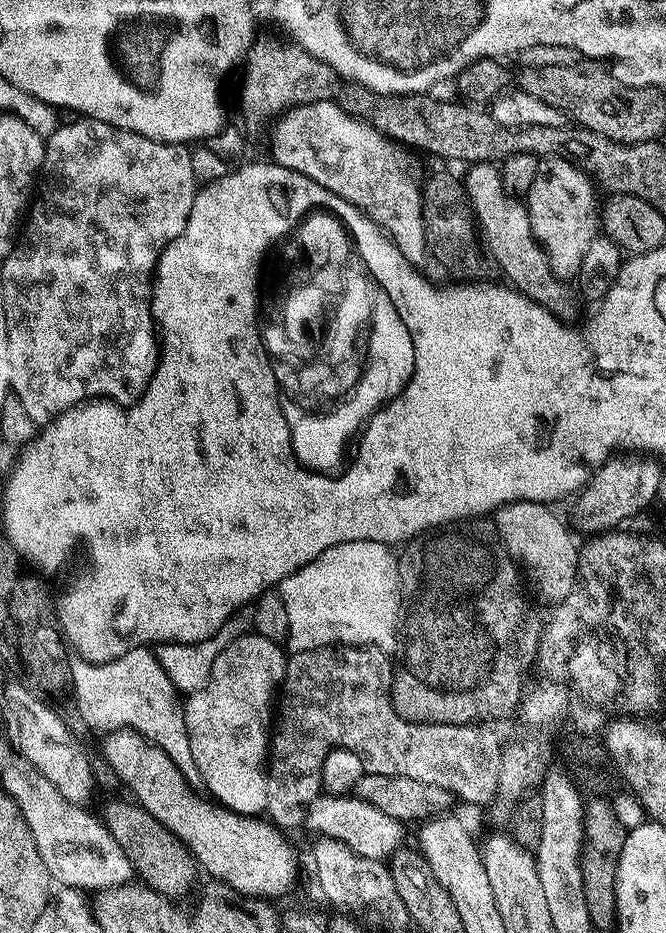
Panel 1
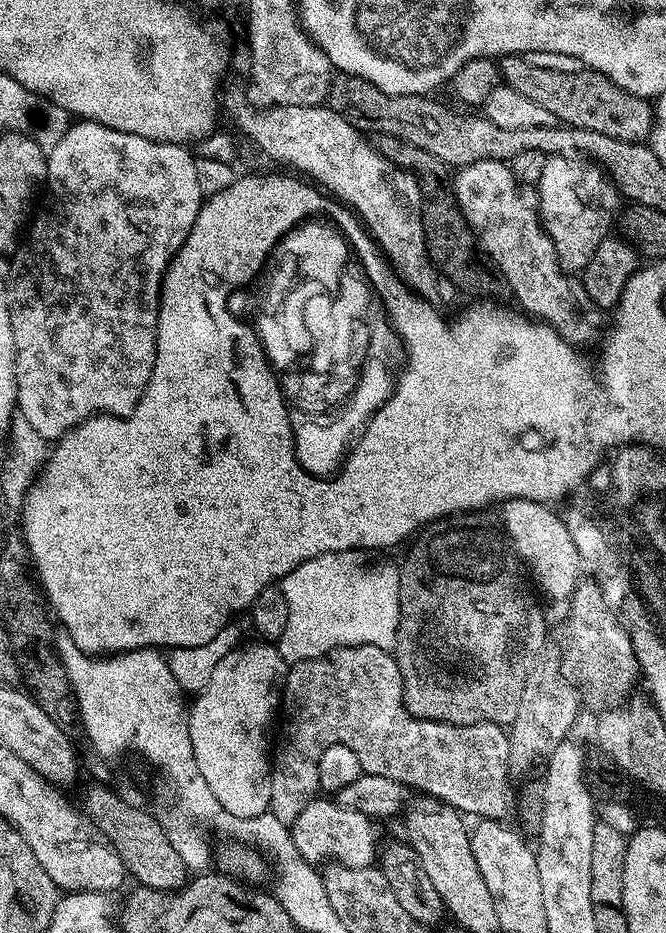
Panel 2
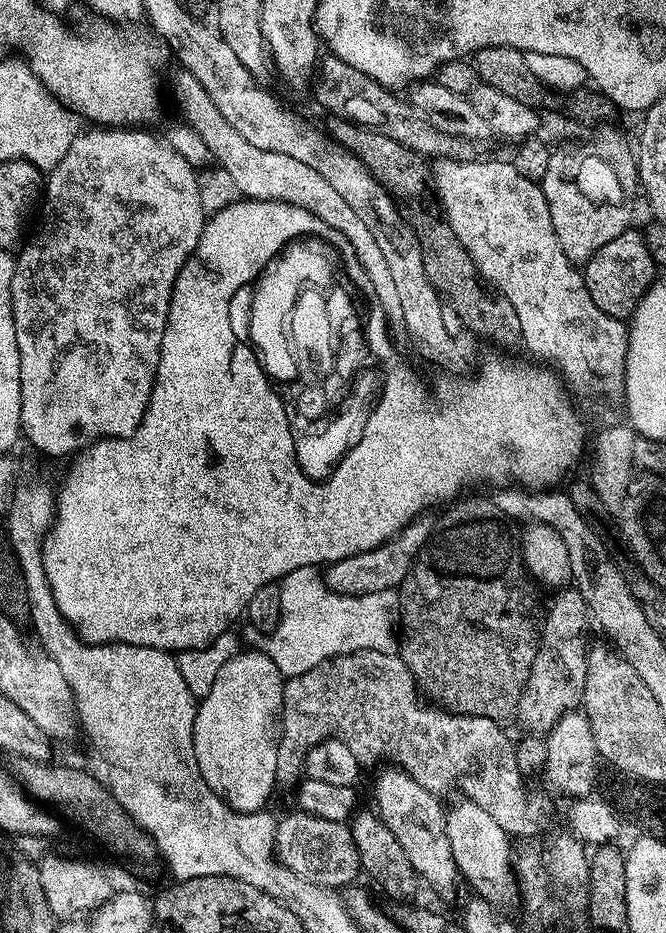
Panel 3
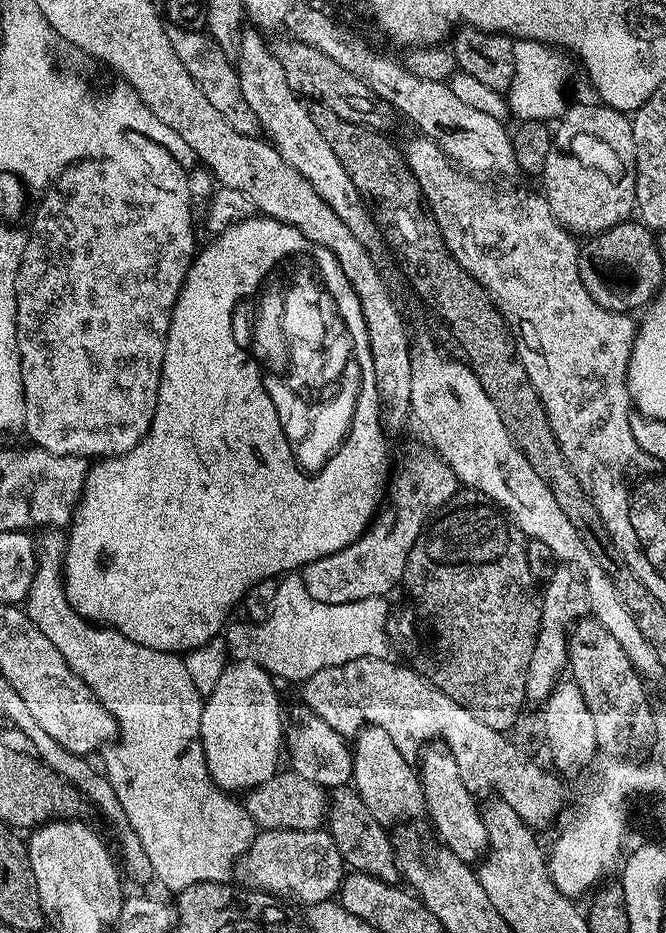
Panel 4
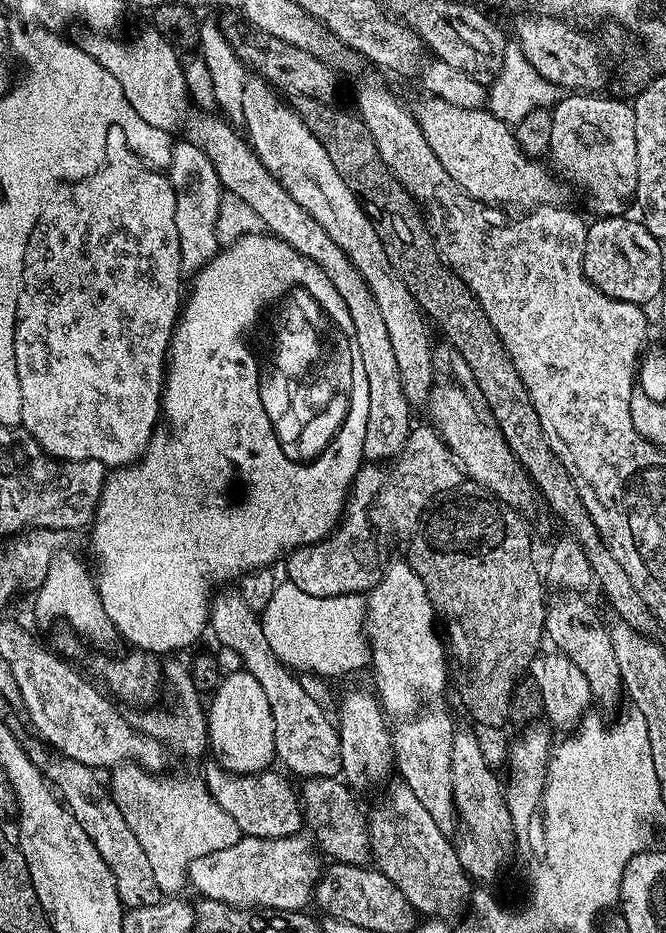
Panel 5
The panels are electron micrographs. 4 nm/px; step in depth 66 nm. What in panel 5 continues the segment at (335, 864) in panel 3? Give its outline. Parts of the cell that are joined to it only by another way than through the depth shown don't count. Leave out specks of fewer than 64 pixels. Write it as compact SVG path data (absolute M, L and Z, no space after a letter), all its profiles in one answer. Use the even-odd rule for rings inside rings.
M243 835L226 850L196 858L188 867L187 881L201 897L222 901L232 907L274 912L303 911L311 905L316 885L324 872L319 851L303 836L259 839Z

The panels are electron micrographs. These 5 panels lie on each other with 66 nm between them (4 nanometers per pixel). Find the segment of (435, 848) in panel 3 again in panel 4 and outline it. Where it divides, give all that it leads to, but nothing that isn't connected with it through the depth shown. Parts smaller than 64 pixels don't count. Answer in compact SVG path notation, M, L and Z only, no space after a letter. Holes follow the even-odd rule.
M370 724L354 737L351 783L362 802L366 802L366 810L370 810L380 824L393 826L403 818L404 812L425 811L424 788L417 769L408 763L409 757L403 756L398 746L394 746L394 738L378 726Z

